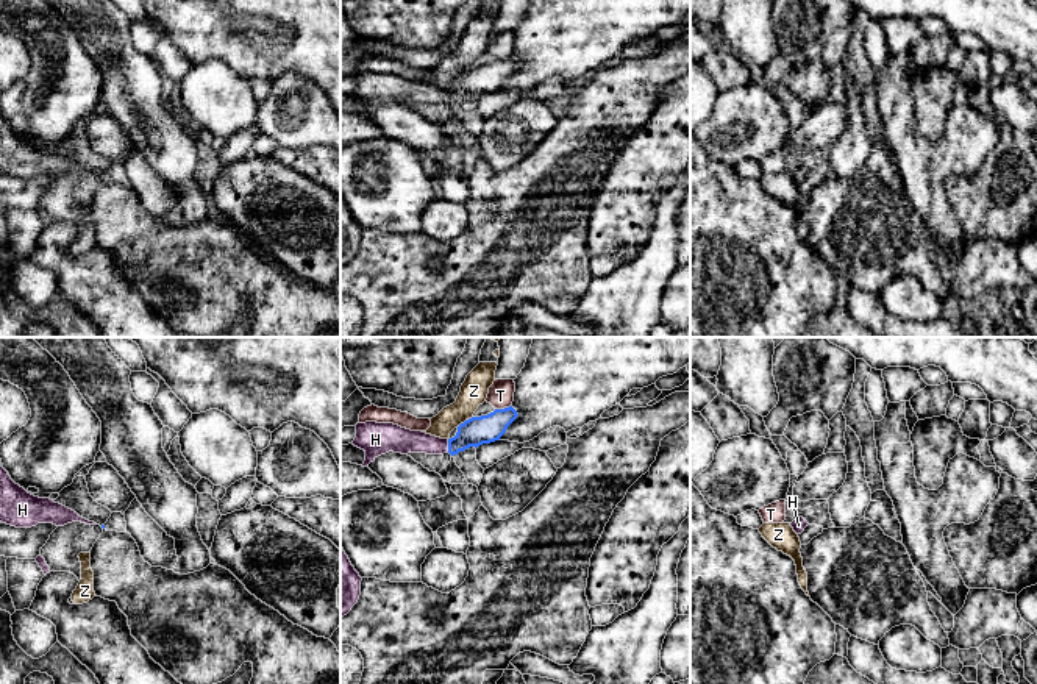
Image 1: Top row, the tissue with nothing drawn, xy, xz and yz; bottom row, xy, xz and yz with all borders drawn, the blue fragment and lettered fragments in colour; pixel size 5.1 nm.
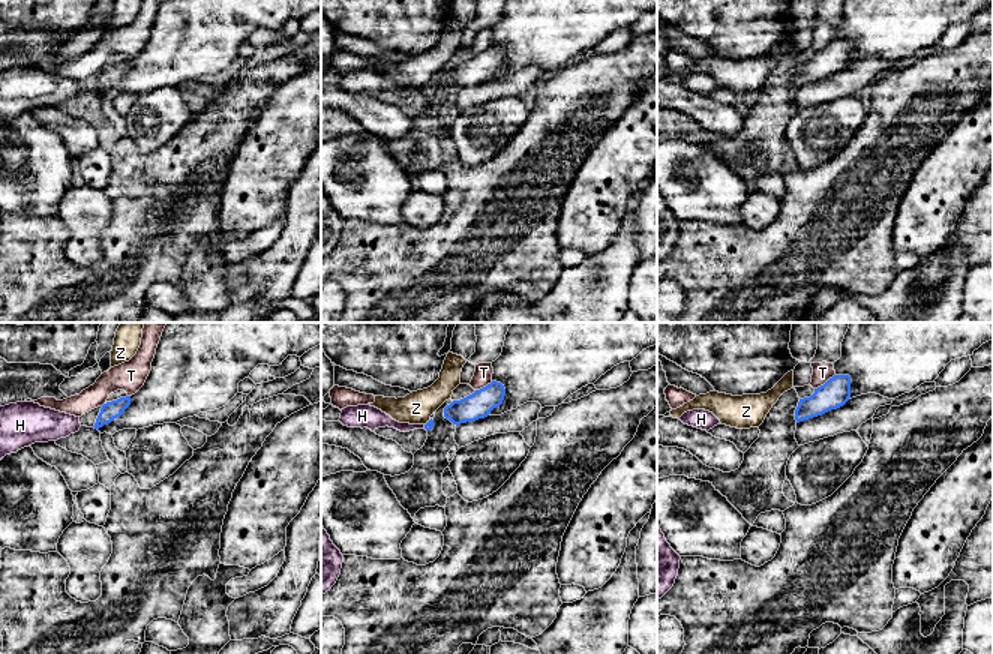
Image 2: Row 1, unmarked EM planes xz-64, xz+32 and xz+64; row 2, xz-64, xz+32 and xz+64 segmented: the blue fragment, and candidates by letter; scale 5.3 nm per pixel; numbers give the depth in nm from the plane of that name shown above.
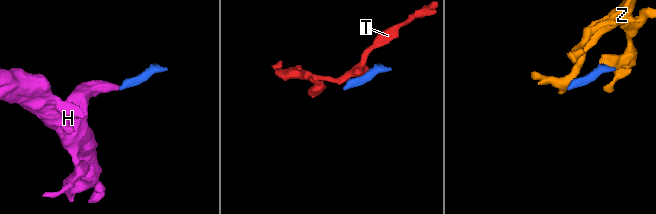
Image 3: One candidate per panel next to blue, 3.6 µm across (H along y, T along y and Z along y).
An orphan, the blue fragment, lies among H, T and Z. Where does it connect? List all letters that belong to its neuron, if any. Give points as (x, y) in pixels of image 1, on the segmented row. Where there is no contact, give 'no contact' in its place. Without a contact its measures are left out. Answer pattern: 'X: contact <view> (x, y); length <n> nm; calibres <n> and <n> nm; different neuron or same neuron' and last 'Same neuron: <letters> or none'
H: contact xz (449, 445); length 70 nm; calibres 150 and 130 nm; same neuron
T: contact xz (502, 409); length 80 nm; calibres 150 and 130 nm; different neuron
Z: contact xz (466, 420); length 110 nm; calibres 150 and 140 nm; different neuron
Same neuron: H

